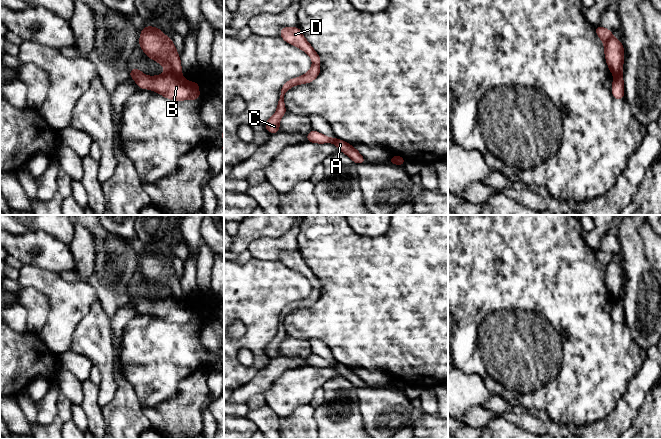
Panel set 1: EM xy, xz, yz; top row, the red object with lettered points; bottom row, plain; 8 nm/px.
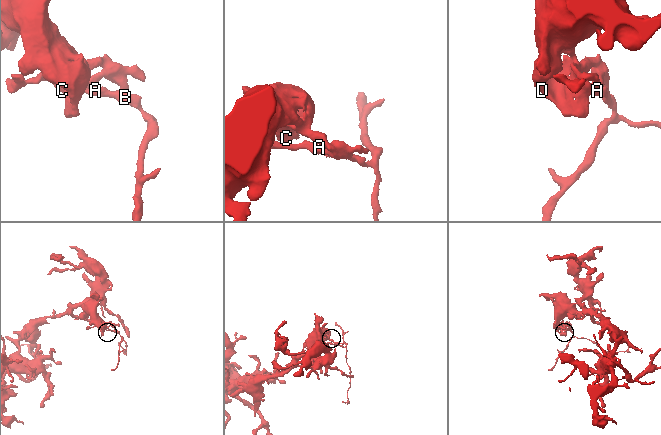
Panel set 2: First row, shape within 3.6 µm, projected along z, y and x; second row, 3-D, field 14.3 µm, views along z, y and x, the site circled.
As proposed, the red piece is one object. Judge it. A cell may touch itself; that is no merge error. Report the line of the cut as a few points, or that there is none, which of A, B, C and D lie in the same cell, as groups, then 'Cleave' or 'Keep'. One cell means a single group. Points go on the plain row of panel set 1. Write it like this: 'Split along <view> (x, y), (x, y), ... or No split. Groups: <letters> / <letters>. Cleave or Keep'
Split along xy (166, 294), (180, 299). Groups: A B / C D. Cleave

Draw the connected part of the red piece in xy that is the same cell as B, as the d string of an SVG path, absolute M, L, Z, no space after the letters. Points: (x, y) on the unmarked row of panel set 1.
M133 291L129 295L129 301L136 305L136 310L141 313L156 315L166 323L185 325L200 323L198 305L189 306L182 299L174 299L169 295L157 300L147 300L140 293Z

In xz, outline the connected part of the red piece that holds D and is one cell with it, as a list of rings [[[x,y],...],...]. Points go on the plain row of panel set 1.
[[[281,251],[280,252],[280,262],[286,265],[288,268],[293,269],[309,279],[313,289],[310,294],[300,300],[294,301],[286,305],[280,313],[279,323],[277,327],[277,334],[273,340],[267,343],[265,347],[265,353],[270,358],[275,358],[280,356],[280,343],[288,336],[285,332],[284,319],[293,310],[307,308],[313,306],[320,298],[321,294],[321,282],[319,278],[314,274],[311,268],[303,260],[300,252],[297,251]]]

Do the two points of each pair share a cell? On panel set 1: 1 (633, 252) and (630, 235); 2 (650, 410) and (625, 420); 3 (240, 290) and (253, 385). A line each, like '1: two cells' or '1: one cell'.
1: one cell
2: two cells
3: two cells

